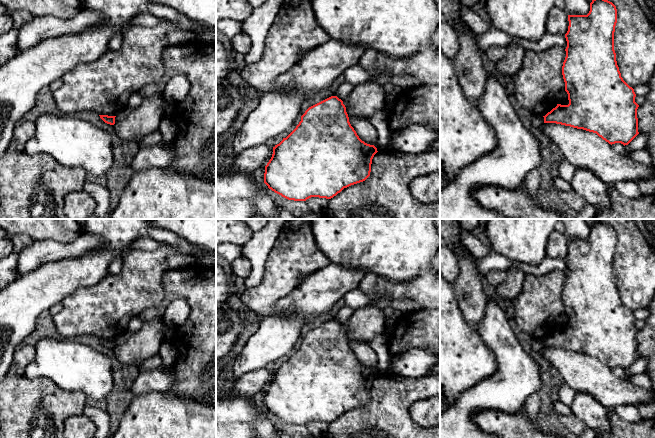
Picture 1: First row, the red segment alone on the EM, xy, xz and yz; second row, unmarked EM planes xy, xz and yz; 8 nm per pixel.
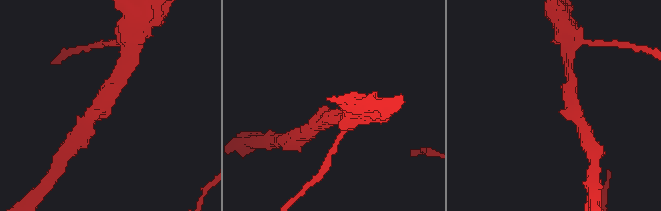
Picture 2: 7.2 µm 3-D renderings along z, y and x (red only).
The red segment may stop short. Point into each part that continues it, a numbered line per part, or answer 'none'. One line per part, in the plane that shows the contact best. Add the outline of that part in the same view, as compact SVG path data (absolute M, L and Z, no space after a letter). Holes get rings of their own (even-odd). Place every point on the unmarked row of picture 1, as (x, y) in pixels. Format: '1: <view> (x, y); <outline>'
none

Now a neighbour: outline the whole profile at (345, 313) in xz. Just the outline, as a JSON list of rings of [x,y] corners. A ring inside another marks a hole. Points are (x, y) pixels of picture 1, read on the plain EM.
[[[345,305],[338,311],[335,320],[337,320],[341,324],[344,324],[352,316],[353,313],[354,310]]]

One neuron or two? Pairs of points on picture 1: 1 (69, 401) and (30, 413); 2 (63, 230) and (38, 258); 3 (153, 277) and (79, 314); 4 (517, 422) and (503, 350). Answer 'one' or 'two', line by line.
1: one
2: two
3: one
4: two

